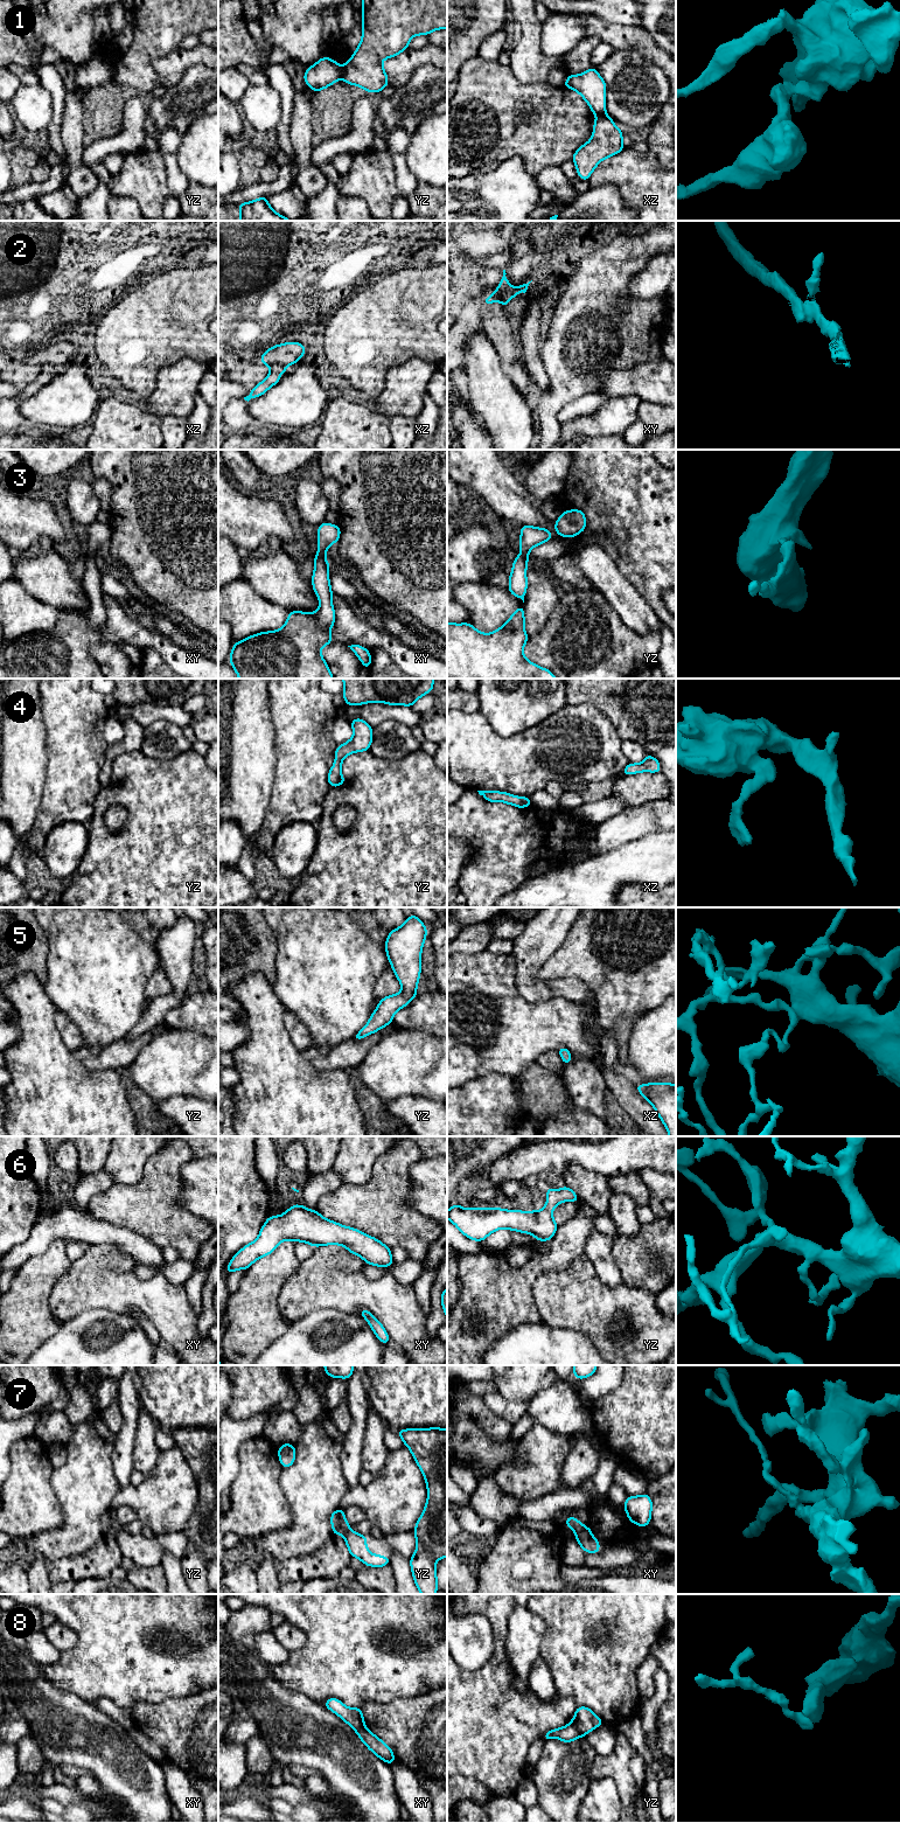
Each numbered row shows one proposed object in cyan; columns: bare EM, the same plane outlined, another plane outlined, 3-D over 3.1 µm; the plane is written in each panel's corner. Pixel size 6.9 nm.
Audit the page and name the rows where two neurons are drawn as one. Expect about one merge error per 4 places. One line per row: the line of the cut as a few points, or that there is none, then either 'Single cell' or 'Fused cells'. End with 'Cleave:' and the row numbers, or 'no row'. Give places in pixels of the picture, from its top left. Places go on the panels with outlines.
1: Split along yz (343, 68), (341, 77). Fused cells
2: Split along xy (513, 297), (503, 292), (499, 299). Fused cells
3: No split. Single cell
4: No split. Single cell
5: No split. Single cell
6: No split. Single cell
7: Split along xy (585, 1526), (576, 1536). Fused cells
8: Split along yz (571, 1723), (583, 1735). Fused cells
Cleave: 1, 2, 7, 8

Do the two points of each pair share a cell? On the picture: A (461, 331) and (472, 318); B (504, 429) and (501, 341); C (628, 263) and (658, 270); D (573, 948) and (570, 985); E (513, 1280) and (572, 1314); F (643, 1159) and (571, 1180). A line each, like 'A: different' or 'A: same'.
A: same
B: different
C: different
D: different
E: different
F: different

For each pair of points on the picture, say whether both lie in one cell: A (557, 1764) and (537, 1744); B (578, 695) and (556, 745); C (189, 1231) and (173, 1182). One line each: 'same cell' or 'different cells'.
A: different cells
B: different cells
C: same cell

